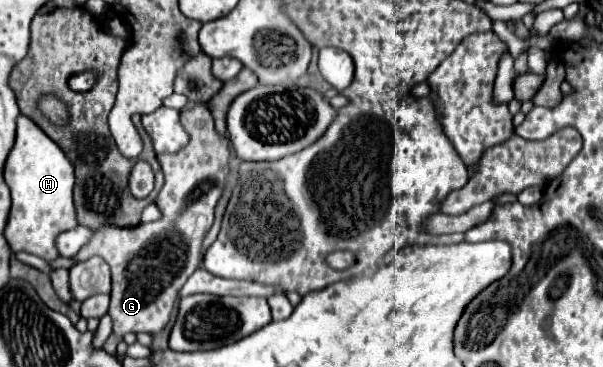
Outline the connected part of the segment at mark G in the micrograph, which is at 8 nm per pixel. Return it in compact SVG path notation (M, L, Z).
M201 105L183 109L181 125L189 135L189 143L177 153L157 155L165 175L165 185L155 199L161 219L129 229L99 227L73 257L83 261L99 255L111 267L109 315L113 319L113 333L119 337L129 331L157 333L169 323L177 291L201 263L201 243L213 225L213 211L225 189L229 139L215 131L209 109Z

